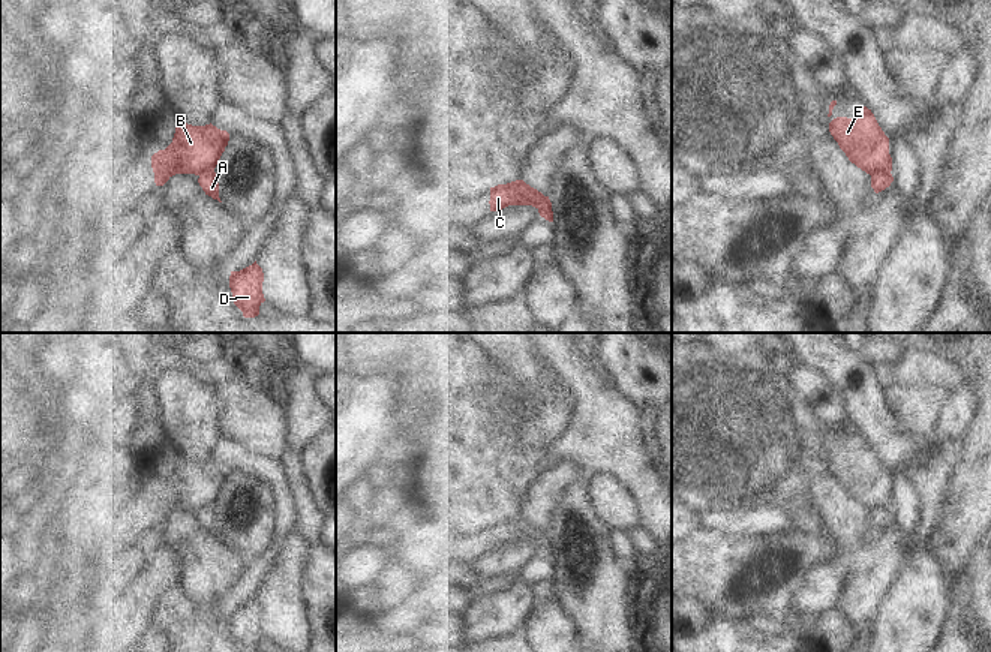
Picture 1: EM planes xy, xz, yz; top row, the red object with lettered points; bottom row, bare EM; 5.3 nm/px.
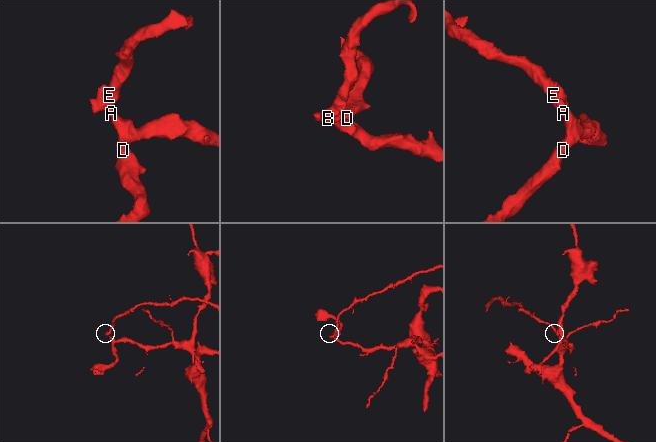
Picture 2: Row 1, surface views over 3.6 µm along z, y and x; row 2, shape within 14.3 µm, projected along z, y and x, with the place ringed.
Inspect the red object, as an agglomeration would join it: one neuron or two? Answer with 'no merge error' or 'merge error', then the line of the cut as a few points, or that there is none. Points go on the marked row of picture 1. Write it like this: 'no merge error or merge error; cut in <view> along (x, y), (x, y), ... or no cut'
merge error; cut in yz along (889, 171), (871, 176)

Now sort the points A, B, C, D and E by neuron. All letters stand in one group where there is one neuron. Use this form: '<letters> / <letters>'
A D / B C E

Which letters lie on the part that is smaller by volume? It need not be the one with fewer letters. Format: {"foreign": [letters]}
{"foreign": ["B", "C", "E"]}

